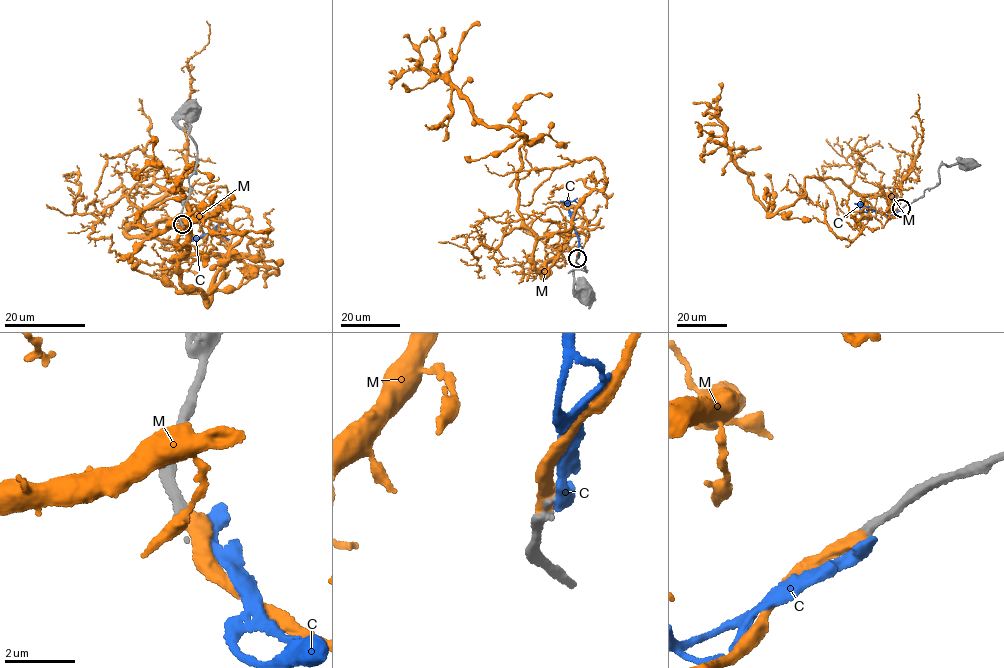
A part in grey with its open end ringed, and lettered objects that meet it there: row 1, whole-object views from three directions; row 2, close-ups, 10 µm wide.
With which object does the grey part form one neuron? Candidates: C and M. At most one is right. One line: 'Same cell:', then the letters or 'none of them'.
Same cell: M

